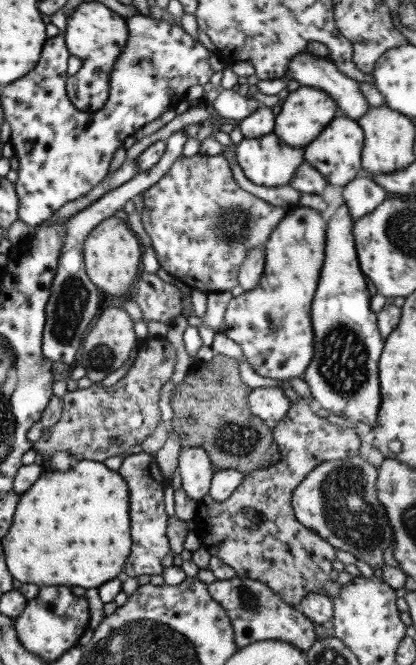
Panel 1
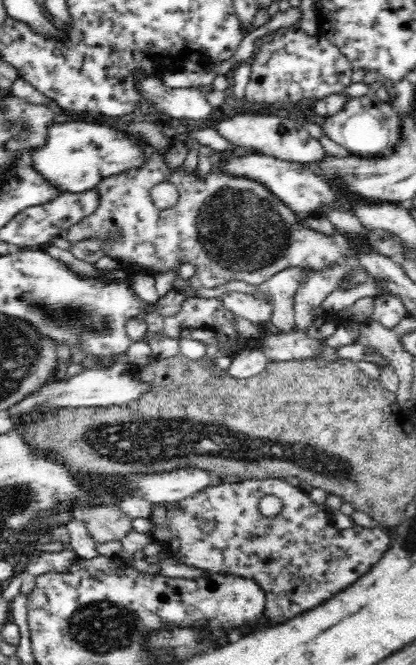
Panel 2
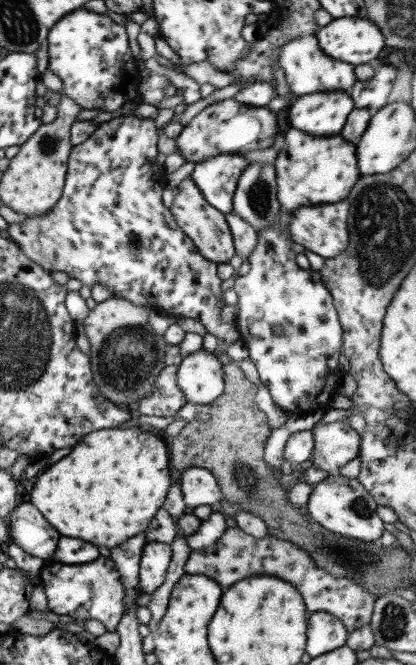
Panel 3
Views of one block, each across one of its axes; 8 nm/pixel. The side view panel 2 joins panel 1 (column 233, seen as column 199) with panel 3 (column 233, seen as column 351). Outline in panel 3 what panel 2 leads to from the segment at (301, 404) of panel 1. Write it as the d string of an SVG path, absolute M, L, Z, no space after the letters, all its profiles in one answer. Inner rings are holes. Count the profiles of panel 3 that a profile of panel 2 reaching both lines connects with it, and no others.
M237 526L226 527L213 544L191 551L184 562L184 572L210 578L221 588L235 584L235 580L243 580L247 576L257 574L287 580L299 592L307 614L327 612L340 620L348 633L357 626L368 624L375 602L375 597L353 579L335 577L328 574L324 568L317 567L309 553L297 547L295 543L269 534L262 538L254 538Z

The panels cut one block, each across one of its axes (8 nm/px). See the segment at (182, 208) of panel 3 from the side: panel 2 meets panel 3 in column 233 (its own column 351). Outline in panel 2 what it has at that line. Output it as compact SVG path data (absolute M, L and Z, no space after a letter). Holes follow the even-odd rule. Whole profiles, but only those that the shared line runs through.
M144 139L142 143L146 151L146 164L142 168L130 168L122 174L101 180L95 188L100 193L100 203L96 212L84 218L82 222L70 226L68 230L59 232L60 237L74 242L92 235L105 237L116 229L122 229L122 240L110 242L110 248L106 248L108 256L122 258L136 270L141 270L145 274L159 274L172 268L174 264L177 268L183 262L194 264L196 272L191 279L184 281L177 278L174 288L179 291L182 291L182 286L186 284L214 288L232 280L242 280L246 284L262 284L277 272L287 268L320 268L329 262L341 262L342 254L354 255L353 246L347 242L345 236L340 236L336 232L334 236L326 237L303 227L304 222L299 224L296 212L290 210L258 182L248 180L244 176L226 176L217 168L212 168L203 181L195 176L195 172L193 175L186 175L181 167L176 172L170 172L169 168L166 168L163 156L156 153ZM160 182L171 182L177 188L178 200L172 208L162 210L156 208L151 201L151 190ZM178 256L183 258L181 263L177 262Z

